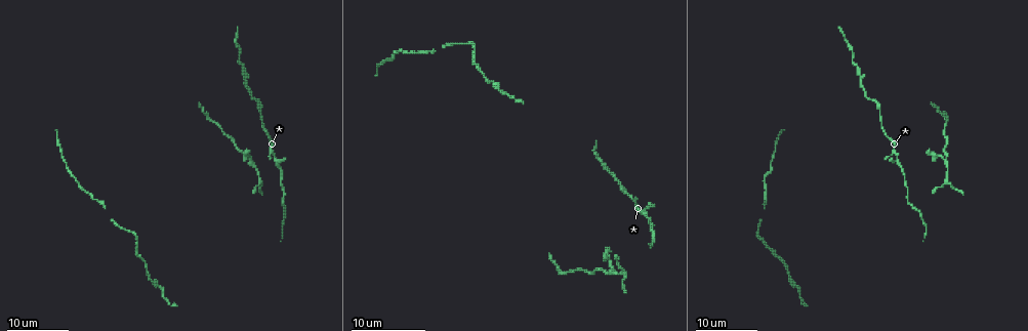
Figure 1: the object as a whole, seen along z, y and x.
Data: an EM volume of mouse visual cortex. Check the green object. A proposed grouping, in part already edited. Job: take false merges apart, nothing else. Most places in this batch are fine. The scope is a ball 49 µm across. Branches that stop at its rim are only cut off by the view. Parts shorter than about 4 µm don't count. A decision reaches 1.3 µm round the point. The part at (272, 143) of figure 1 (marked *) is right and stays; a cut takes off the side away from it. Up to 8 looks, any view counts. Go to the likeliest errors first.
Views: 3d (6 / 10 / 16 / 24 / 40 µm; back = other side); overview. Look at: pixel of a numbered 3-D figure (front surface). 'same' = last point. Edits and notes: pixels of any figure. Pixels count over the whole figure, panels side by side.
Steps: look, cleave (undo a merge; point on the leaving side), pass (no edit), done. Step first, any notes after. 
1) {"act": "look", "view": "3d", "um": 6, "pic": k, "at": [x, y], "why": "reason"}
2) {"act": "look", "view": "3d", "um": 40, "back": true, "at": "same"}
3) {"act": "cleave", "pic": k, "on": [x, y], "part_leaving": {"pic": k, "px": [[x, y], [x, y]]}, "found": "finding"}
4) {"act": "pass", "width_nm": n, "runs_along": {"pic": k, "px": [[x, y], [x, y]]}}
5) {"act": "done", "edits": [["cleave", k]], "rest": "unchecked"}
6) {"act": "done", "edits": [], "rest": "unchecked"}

{"act": "look", "view": "3d", "um": 24, "pic": 1, "at": [851, 62]}

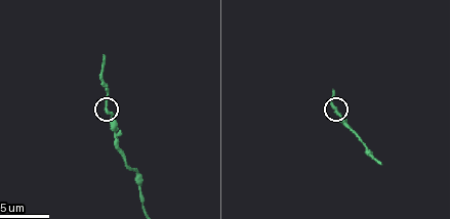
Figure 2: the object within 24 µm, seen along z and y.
{"act": "look", "view": "3d", "um": 10, "pic": 2, "at": [106, 110]}

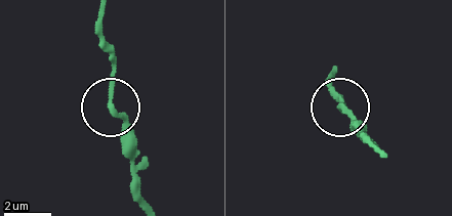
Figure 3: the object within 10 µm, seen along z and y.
{"act": "pass", "found": "continuous, no second neuron"}

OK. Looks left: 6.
{"act": "look", "view": "3d", "um": 16, "pic": 1, "at": [276, 156], "why": "three-way junction"}

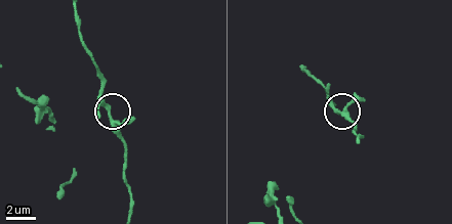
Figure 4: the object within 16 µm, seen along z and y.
{"act": "look", "view": "3d", "um": 10, "pic": 4, "at": [339, 112]}

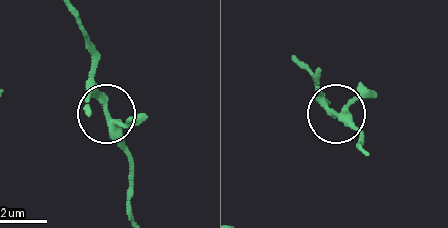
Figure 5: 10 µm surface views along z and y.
{"act": "pass", "arms": 3, "runs_along": {"pic": 5, "px": [[93, 61], [95, 94], [132, 175]]}, "found": "all the same neuron"}

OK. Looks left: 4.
{"act": "look", "view": "3d", "um": 16, "pic": 1, "at": [135, 251], "why": "thick turns thin"}

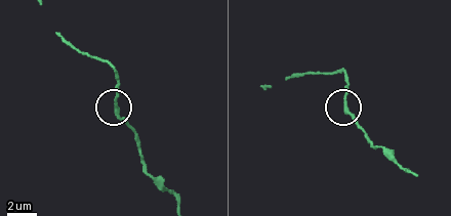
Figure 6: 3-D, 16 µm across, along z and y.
{"act": "look", "view": "3d", "um": 10, "pic": 6, "at": [346, 105], "why": "closer look"}

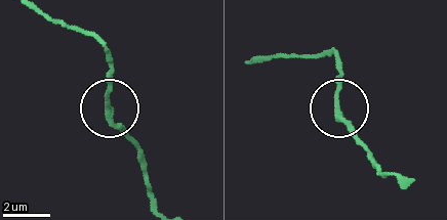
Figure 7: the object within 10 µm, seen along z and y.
{"act": "pass", "found": "continuous, no second neuron"}

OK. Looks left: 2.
{"act": "look", "view": "3d", "um": 10, "pic": 2, "at": [140, 190], "why": "sudden change in width"}

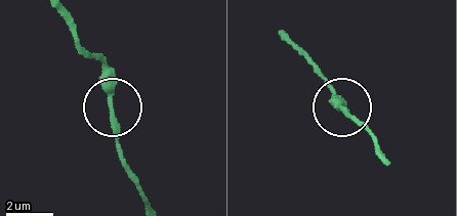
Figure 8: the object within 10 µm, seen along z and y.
{"act": "pass", "found": "one neuron here"}

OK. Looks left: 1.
{"act": "done", "edits": [], "rest": "unchecked"}

